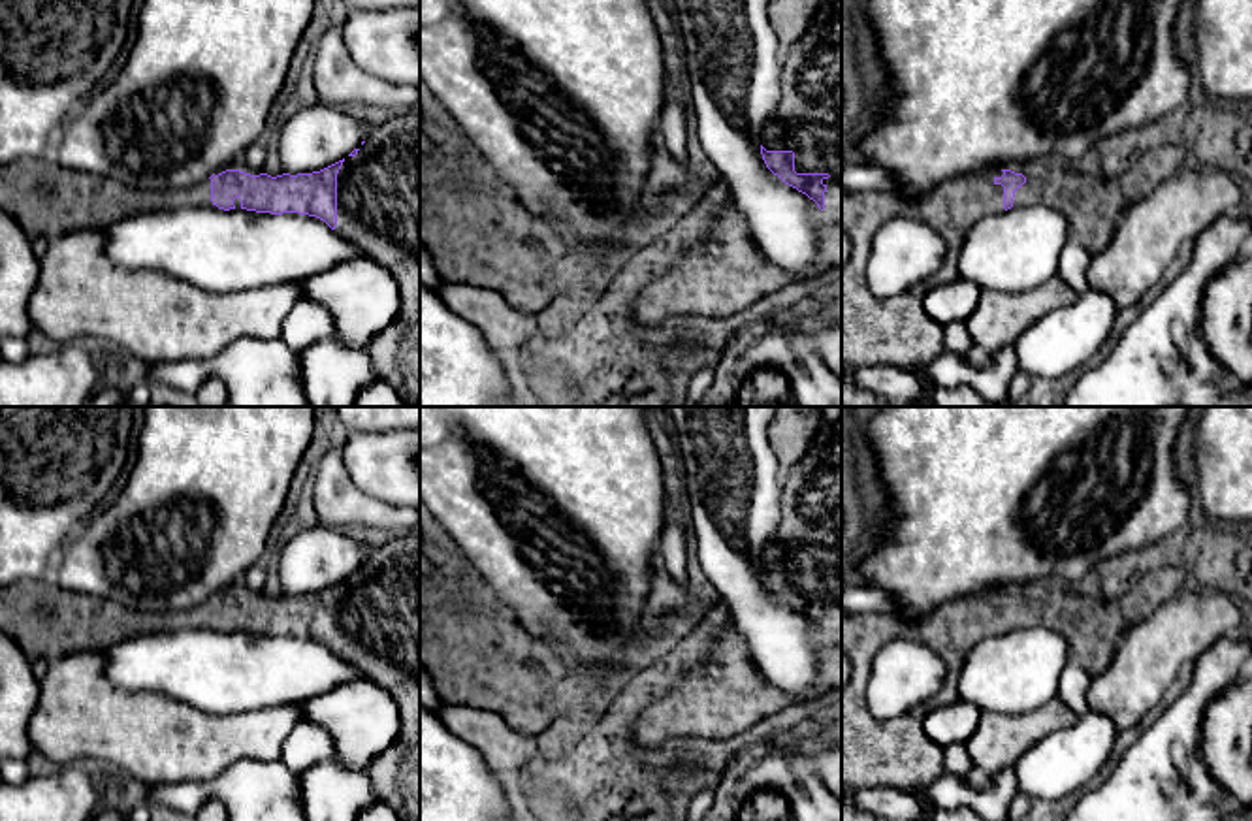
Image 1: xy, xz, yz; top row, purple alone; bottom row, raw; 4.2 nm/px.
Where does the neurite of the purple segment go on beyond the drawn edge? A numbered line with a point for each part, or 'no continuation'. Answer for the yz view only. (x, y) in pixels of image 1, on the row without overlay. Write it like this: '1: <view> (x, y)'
1: yz (897, 752)

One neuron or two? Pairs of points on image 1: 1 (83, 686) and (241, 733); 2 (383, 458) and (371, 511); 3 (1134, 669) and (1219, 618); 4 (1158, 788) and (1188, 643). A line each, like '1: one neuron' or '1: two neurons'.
1: one neuron
2: two neurons
3: one neuron
4: two neurons

